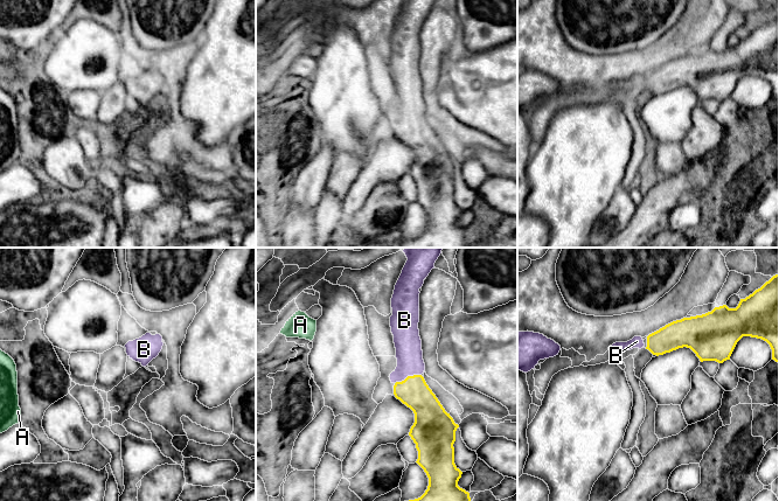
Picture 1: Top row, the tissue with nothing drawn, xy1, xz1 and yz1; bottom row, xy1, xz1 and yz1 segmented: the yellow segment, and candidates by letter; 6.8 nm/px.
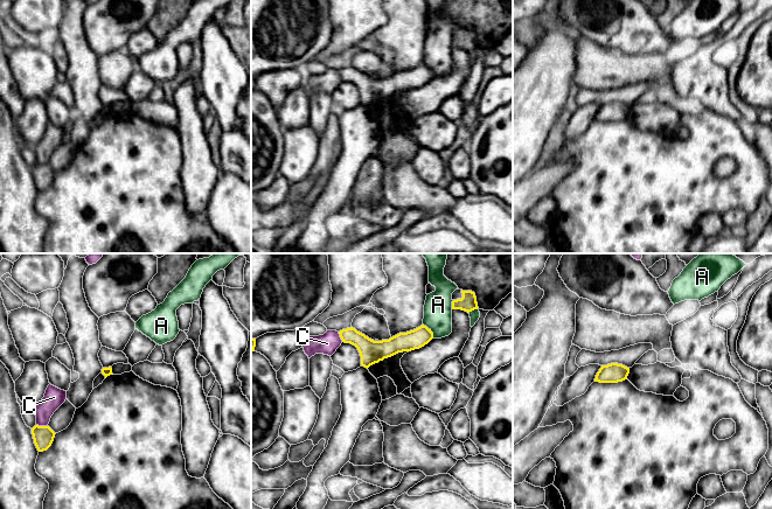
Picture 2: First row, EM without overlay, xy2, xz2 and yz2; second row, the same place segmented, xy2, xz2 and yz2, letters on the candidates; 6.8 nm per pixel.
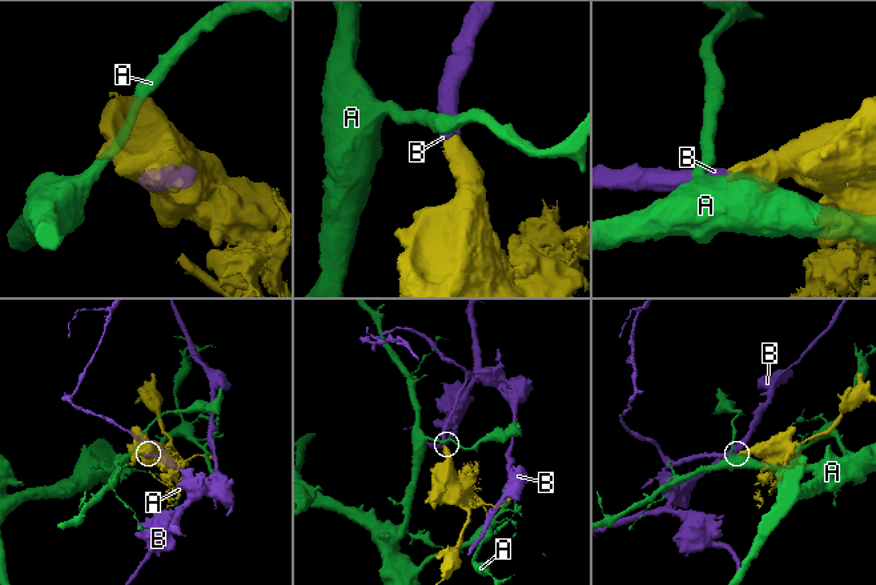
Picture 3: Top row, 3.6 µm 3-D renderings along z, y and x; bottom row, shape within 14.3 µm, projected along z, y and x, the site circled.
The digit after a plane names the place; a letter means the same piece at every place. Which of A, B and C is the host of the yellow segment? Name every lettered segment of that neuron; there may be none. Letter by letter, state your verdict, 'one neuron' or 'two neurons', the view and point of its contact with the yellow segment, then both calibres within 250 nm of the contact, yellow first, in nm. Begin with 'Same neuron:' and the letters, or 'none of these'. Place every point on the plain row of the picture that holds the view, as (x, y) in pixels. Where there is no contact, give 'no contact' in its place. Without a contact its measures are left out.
Same neuron: B
A: two neurons | xz2 (430, 69) | 140/190 nm
B: one neuron | xz1 (408, 115) | 200/190 nm
C: two neurons | xy2 (42, 165) | 140/140 nm

